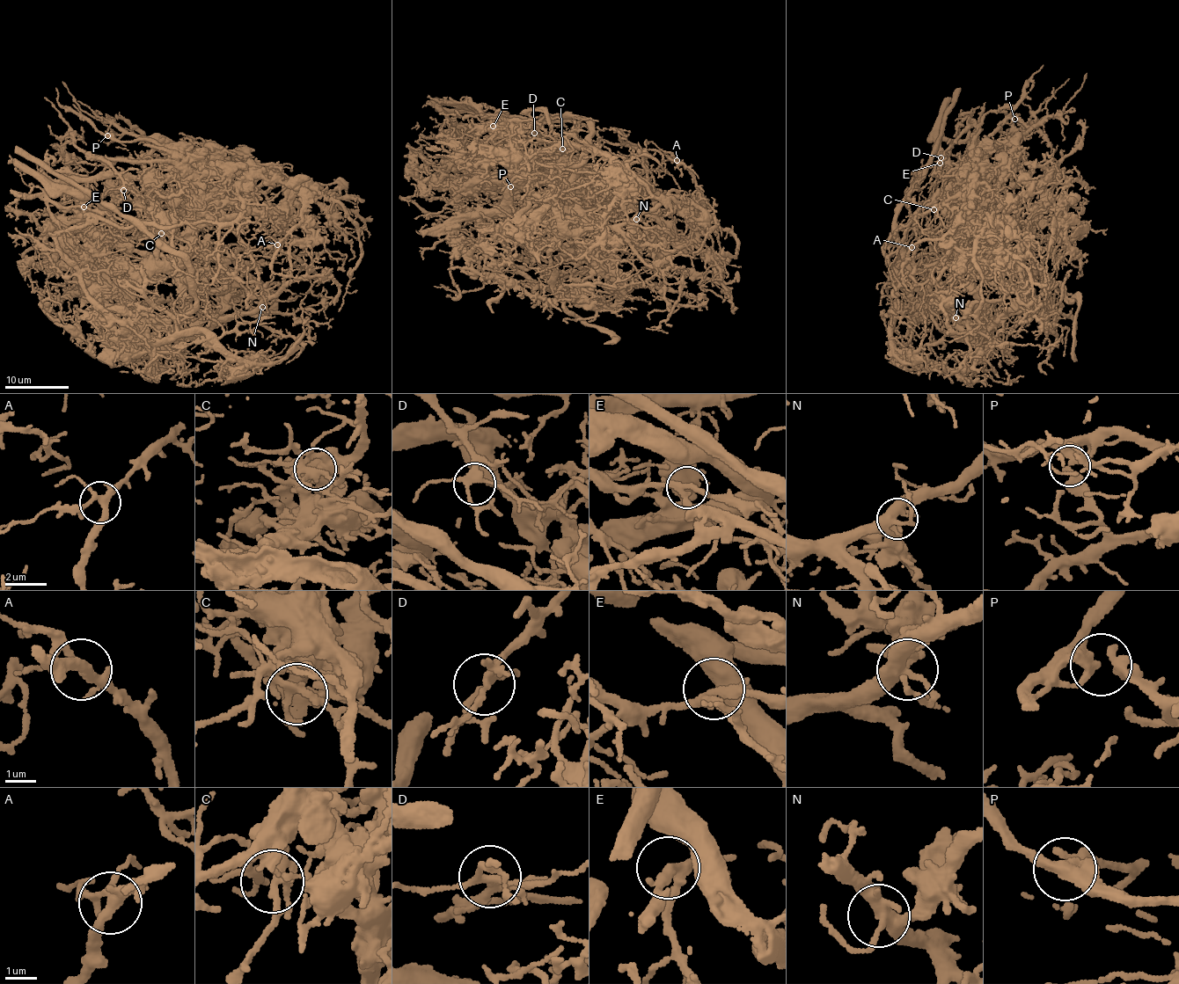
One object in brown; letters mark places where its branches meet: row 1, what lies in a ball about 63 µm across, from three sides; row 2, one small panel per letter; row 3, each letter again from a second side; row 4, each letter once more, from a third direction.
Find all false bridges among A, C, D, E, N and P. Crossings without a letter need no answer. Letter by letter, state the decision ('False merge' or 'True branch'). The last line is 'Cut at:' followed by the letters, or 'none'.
A: True branch
C: True branch
D: True branch
E: True branch
N: True branch
P: True branch
Cut at: none

